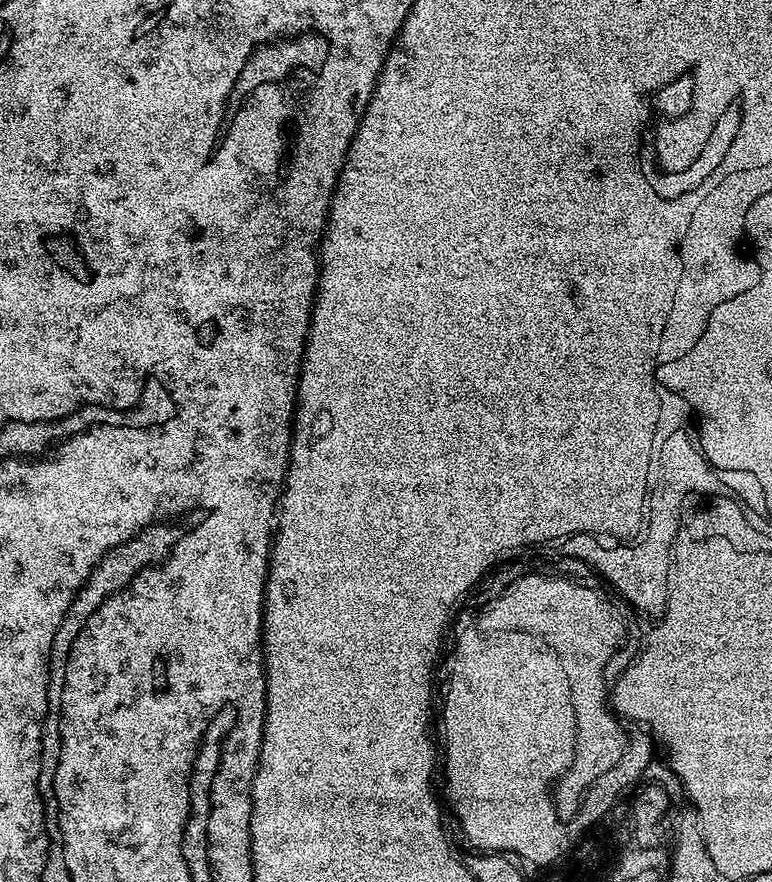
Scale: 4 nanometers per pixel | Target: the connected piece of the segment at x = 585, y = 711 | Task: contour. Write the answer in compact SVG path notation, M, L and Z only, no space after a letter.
M520 576L501 596L494 597L488 608L475 613L471 619L480 630L530 628L534 632L544 632L550 640L548 646L562 666L564 676L570 680L580 732L576 742L578 754L572 772L561 783L553 784L558 814L554 814L552 808L552 816L556 816L556 824L560 824L562 816L566 820L578 810L576 804L584 786L608 766L612 766L624 748L621 731L625 725L610 707L610 680L606 674L606 665L610 663L610 654L614 654L614 650L618 650L627 637L629 621L624 621L623 614L614 610L598 589L563 580L560 576Z

